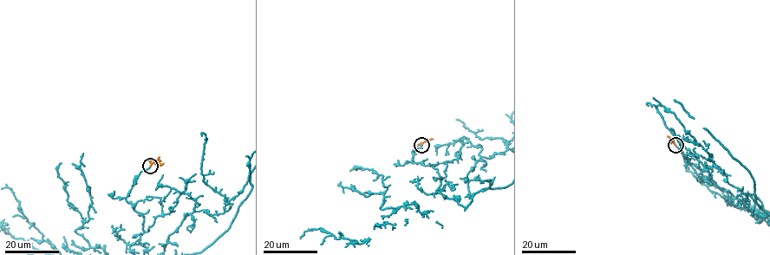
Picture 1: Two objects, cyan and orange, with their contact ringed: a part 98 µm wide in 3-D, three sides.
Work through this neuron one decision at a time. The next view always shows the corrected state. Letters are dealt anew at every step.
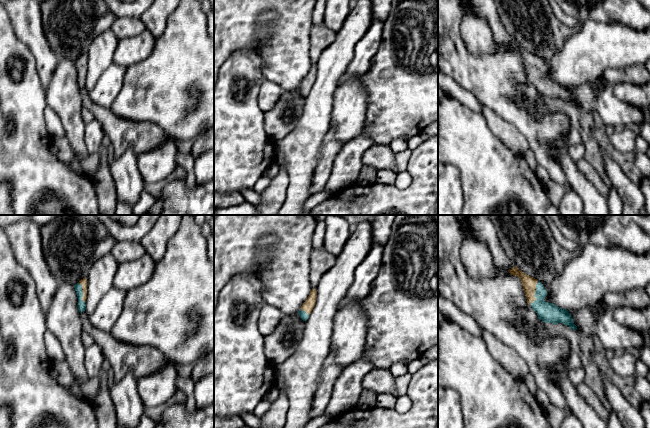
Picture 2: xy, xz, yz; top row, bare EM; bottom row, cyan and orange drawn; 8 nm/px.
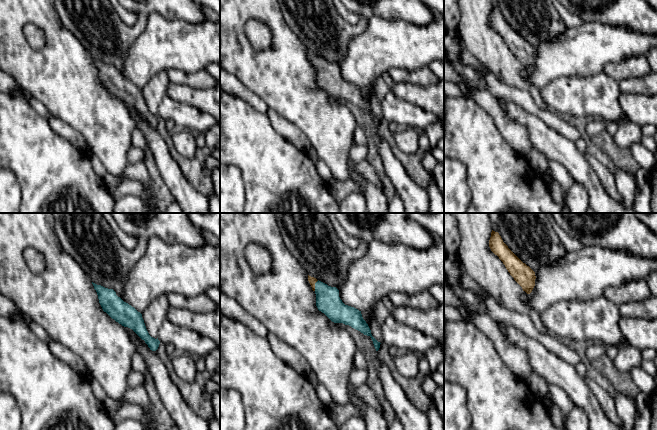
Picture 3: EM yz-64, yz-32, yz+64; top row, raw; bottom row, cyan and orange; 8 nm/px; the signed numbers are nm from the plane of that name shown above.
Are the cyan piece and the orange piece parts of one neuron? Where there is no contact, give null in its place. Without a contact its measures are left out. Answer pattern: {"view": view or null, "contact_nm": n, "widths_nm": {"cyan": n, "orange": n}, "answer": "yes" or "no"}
{"view": "yz", "contact_nm": 200, "widths_nm": {"cyan": 160, "orange": 110}, "answer": "yes"}

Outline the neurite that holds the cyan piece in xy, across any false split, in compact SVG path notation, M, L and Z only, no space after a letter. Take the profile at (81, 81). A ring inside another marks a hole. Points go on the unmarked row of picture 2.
M81 55L78 59L74 61L74 64L78 74L77 83L79 88L82 89L86 86L85 77L87 75L87 55Z

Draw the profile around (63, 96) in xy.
M58 58L57 67L46 90L46 103L47 107L51 108L60 118L65 130L65 137L68 139L75 157L84 158L88 153L84 140L86 123L82 118L83 103L77 80L78 74L74 61L67 58Z

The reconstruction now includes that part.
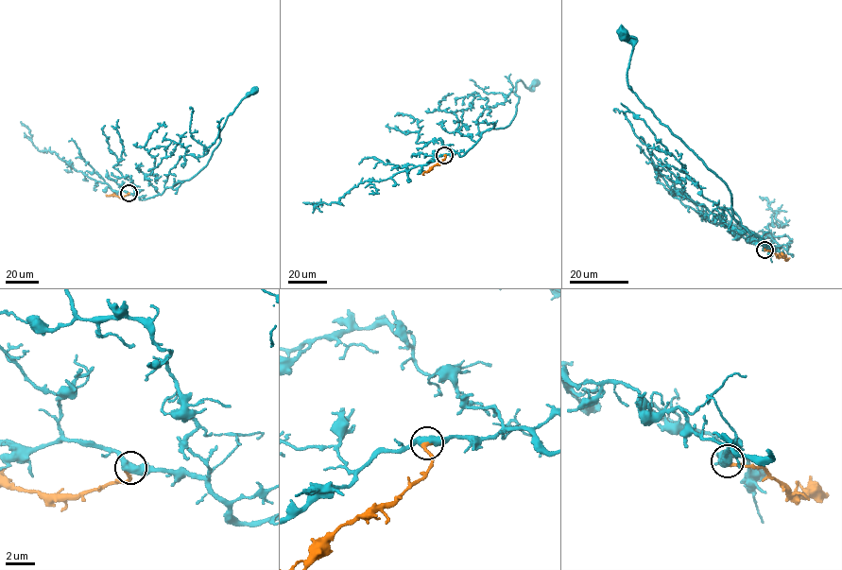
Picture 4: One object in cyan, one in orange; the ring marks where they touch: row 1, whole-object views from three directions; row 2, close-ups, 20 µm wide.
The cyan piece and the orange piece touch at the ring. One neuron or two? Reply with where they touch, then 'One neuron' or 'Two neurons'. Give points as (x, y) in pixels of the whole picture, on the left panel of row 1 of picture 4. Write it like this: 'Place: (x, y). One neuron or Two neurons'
Place: (128, 193). One neuron

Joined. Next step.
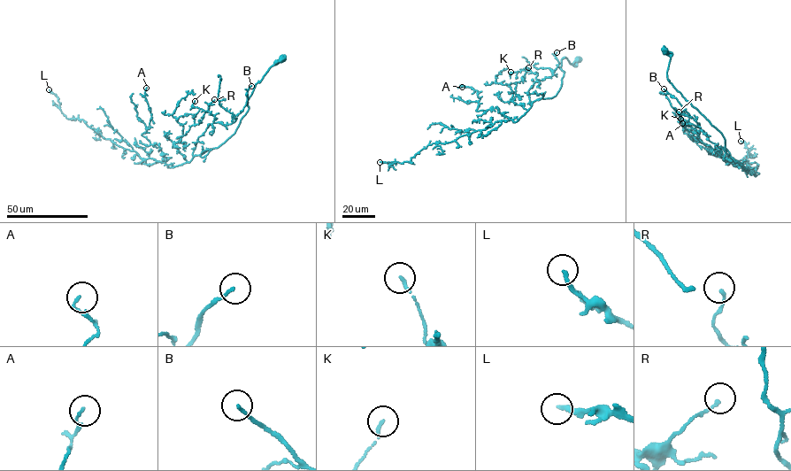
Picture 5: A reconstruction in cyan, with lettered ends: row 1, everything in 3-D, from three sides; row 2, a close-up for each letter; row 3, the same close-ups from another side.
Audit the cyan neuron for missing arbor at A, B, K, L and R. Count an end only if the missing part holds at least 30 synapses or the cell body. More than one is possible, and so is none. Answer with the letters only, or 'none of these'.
none of these

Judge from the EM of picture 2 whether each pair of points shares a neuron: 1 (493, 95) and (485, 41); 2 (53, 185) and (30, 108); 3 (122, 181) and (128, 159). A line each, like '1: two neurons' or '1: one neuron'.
1: two neurons
2: one neuron
3: one neuron

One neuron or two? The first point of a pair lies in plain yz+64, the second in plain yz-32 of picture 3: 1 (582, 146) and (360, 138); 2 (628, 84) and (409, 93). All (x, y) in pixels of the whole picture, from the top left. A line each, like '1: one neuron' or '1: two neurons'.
1: two neurons
2: one neuron

